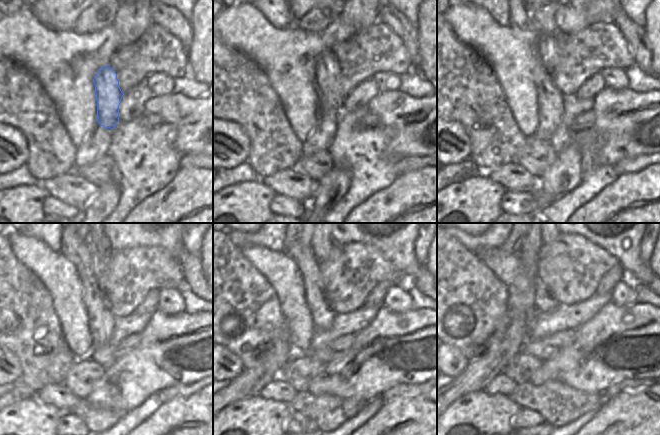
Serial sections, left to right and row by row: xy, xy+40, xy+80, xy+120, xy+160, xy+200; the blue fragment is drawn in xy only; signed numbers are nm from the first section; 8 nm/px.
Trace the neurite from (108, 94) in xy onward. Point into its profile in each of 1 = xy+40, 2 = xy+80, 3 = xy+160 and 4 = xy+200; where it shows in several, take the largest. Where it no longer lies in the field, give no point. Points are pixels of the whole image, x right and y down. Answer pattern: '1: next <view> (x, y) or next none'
1: next xy+40 (327, 73)
2: next xy+80 (547, 47)
3: next xy+160 (322, 243)
4: next xy+200 (543, 243)

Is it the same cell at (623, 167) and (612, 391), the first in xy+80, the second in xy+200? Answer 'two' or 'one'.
one

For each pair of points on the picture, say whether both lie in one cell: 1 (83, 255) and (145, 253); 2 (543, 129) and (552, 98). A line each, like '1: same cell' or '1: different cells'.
1: different cells
2: same cell

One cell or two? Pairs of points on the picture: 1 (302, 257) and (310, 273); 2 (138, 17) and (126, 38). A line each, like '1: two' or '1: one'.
1: one
2: one

